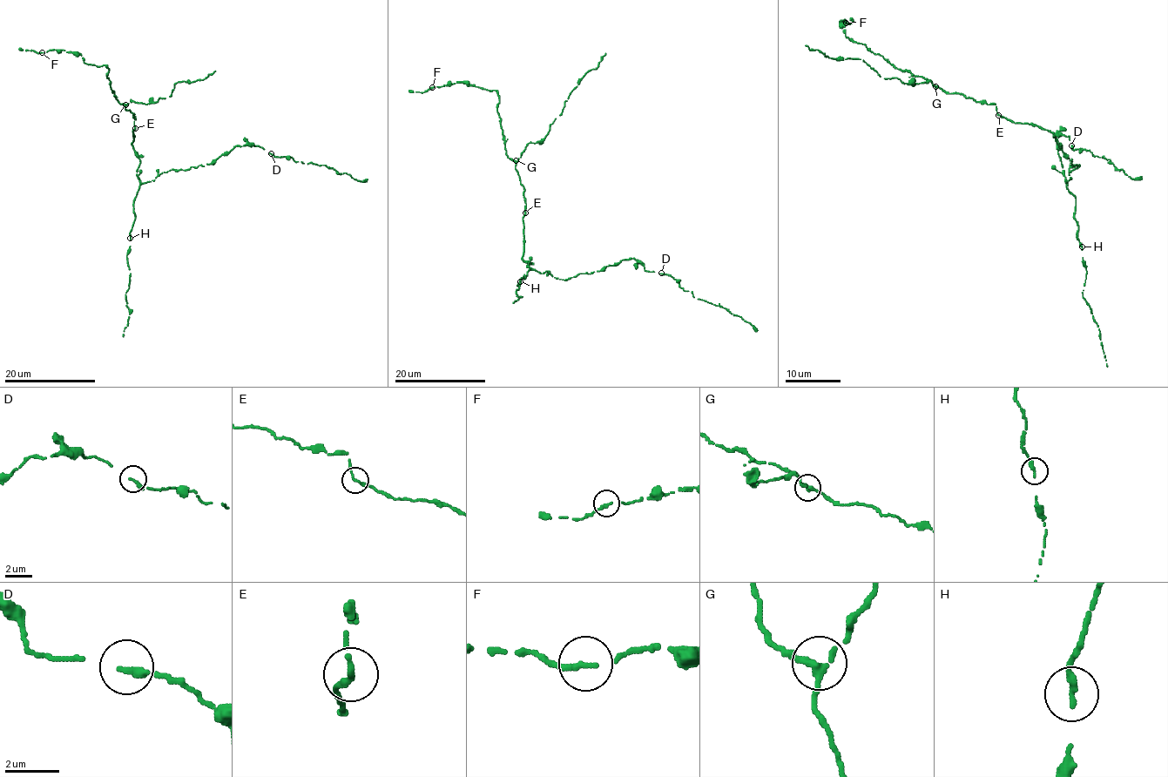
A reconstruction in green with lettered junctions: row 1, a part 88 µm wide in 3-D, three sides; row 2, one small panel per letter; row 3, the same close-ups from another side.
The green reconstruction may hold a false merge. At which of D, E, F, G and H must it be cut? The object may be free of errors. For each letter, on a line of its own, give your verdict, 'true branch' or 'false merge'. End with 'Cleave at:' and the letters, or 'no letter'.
D: true branch
E: true branch
F: true branch
G: true branch
H: true branch
Cleave at: no letter

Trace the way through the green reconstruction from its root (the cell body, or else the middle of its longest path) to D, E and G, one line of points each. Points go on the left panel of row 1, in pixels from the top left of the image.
D: (140, 161), (137, 179), (145, 183), (172, 169), (187, 170), (211, 164), (236, 146), (259, 145), (271, 153)
E: (140, 161), (131, 144), (135, 128)
G: (140, 161), (131, 144), (136, 119), (124, 108), (125, 104)

